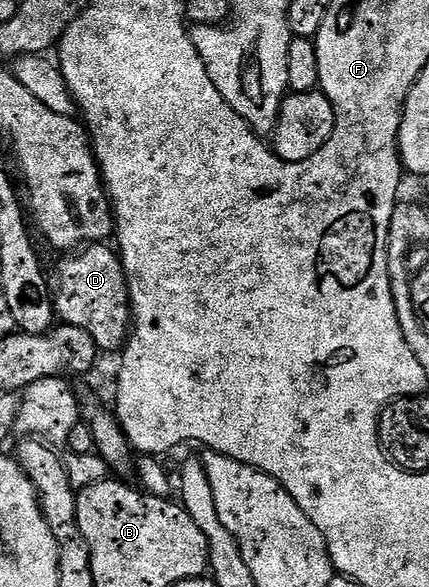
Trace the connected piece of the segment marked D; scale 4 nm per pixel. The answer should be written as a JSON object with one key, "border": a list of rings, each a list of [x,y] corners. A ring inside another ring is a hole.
{"border":[[[109,244],[87,245],[73,255],[66,255],[58,265],[54,307],[65,324],[80,327],[92,335],[103,354],[117,354],[125,346],[132,328],[130,284],[122,270],[122,259]]]}

